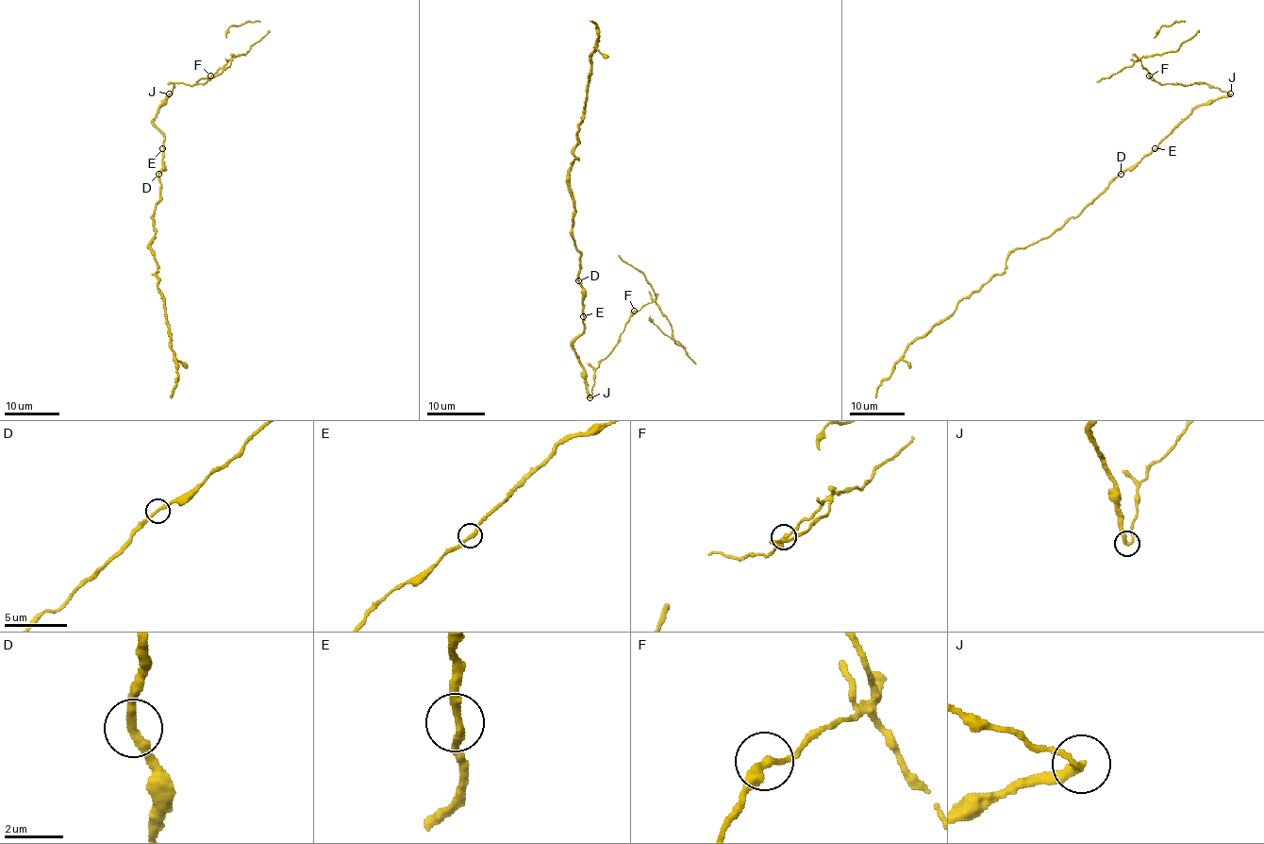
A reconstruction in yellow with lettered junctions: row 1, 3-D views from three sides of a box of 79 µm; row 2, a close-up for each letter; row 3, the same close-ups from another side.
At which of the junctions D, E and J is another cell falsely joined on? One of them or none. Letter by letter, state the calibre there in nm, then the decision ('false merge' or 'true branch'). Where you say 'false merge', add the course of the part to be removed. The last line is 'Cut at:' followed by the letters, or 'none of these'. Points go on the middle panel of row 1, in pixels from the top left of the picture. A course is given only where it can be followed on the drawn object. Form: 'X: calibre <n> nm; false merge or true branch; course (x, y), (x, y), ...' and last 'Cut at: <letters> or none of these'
D: calibre 280 nm; true branch
E: calibre 280 nm; true branch
J: calibre 280 nm; false merge
Cut at: J

